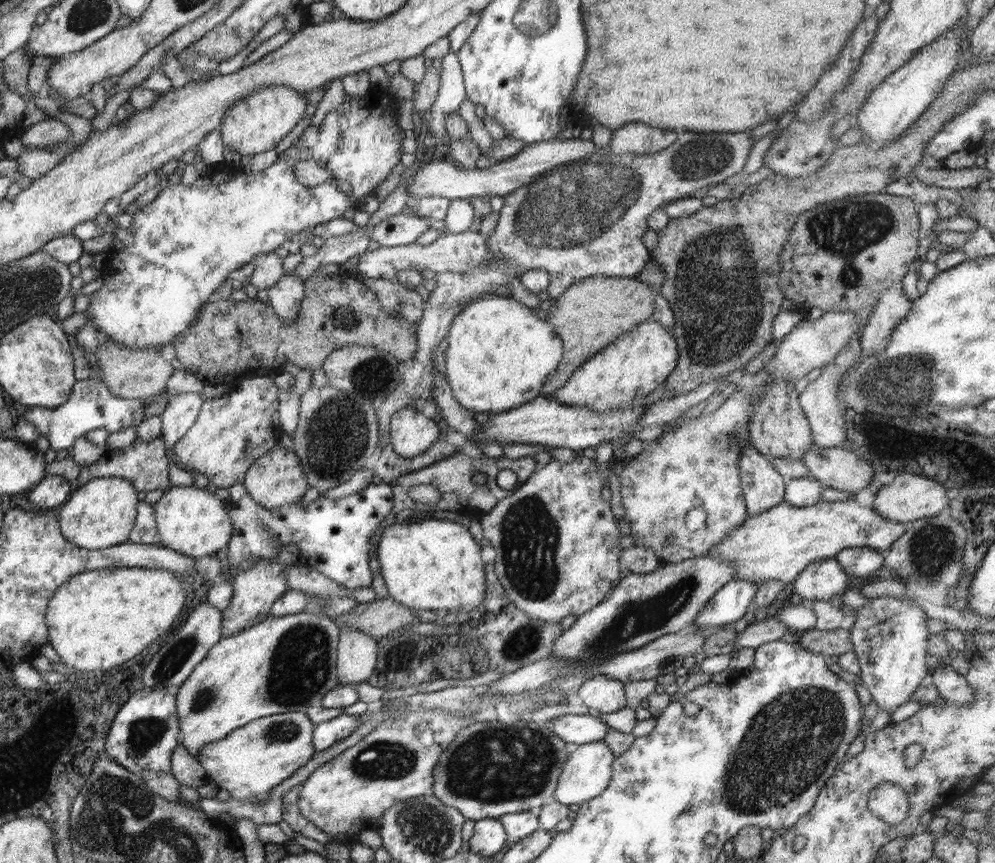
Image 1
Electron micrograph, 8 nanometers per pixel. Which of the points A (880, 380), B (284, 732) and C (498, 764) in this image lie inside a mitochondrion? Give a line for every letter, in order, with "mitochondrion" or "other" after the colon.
A: mitochondrion
B: mitochondrion
C: mitochondrion

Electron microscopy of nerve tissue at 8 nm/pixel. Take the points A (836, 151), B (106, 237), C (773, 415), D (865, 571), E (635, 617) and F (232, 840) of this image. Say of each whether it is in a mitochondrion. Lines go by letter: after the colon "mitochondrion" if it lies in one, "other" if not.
A: other
B: other
C: other
D: other
E: mitochondrion
F: other

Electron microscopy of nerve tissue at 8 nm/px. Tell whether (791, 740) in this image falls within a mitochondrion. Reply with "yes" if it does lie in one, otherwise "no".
yes

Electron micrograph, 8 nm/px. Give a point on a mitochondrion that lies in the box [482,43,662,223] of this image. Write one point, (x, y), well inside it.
(557, 162)

